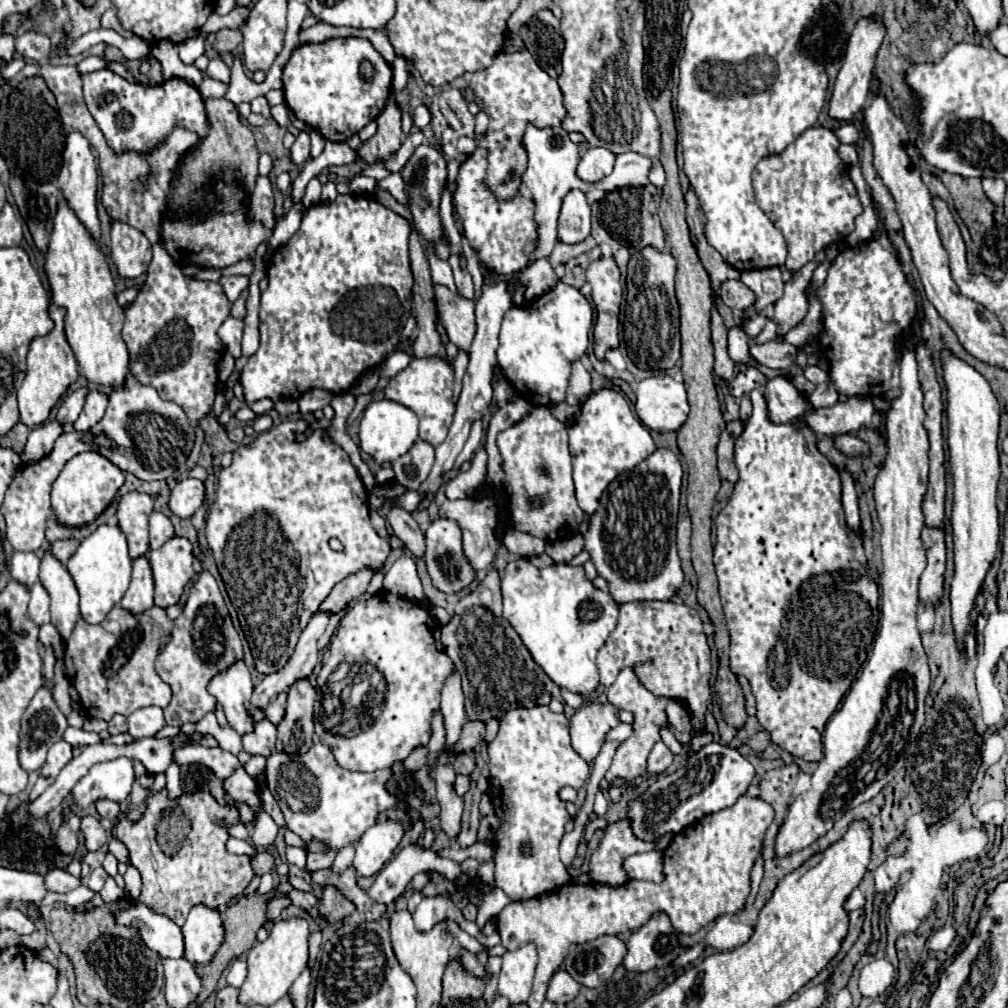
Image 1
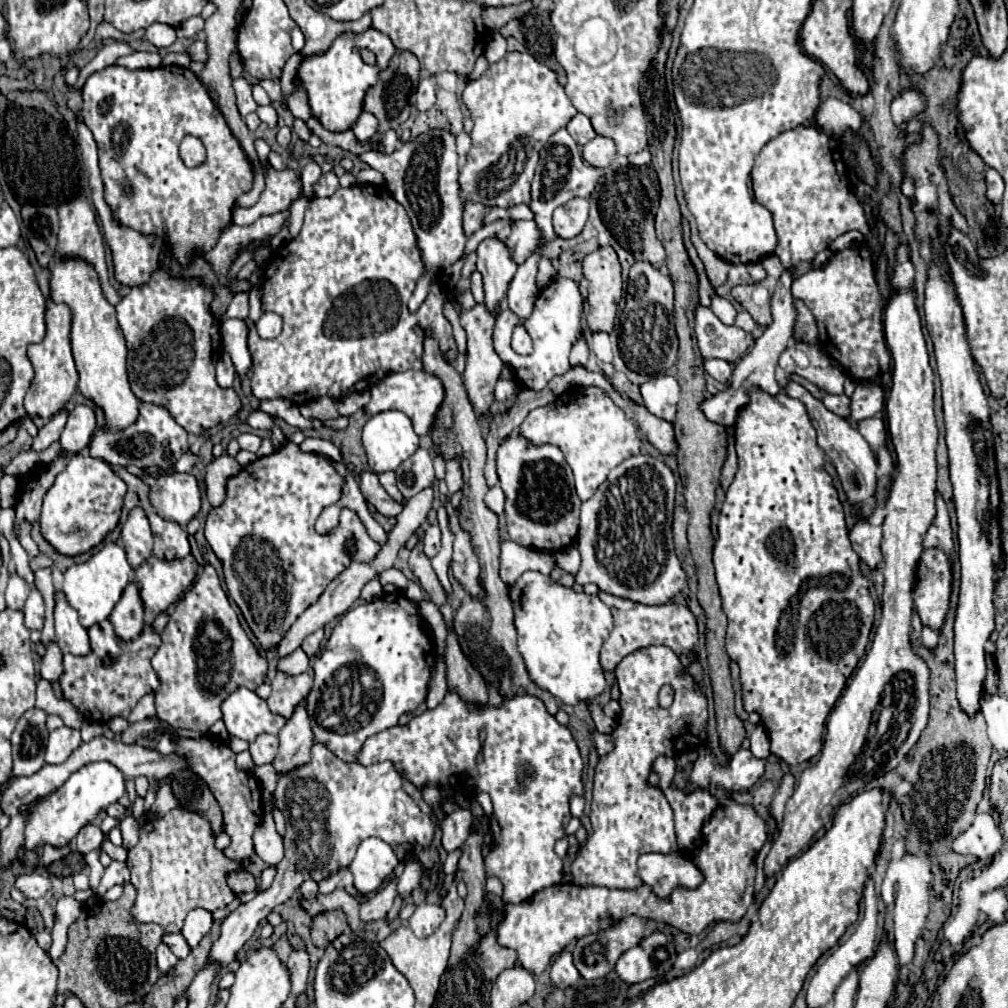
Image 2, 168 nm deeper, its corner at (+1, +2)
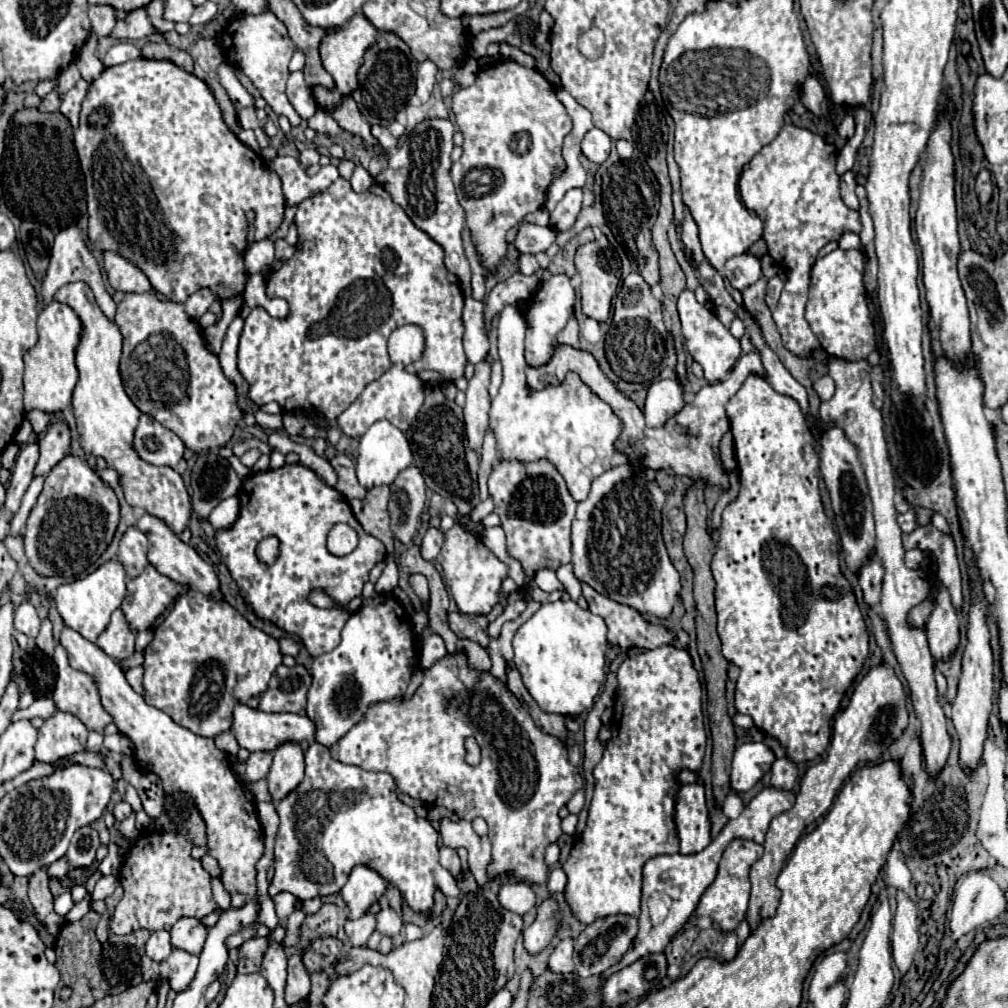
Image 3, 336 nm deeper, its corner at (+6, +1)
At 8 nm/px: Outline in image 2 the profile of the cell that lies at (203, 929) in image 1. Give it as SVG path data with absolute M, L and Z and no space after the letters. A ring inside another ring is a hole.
M194 909L188 913L184 927L182 927L182 935L188 941L188 945L194 949L204 935L210 933L212 927L212 913L206 909Z

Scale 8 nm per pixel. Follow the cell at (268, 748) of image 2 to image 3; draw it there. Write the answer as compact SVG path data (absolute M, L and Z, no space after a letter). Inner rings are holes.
M253 752L247 760L247 780L257 782L267 776L273 756L269 752Z

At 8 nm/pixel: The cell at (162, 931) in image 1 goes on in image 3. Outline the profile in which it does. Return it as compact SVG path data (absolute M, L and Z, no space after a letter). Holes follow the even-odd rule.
M173 950L167 958L169 964L169 982L171 988L175 992L183 992L191 986L197 966L199 966L199 958L193 954L185 954L185 950Z

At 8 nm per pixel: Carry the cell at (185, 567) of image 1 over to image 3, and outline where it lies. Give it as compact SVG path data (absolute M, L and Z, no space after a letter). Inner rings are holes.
M147 564L147 568L135 580L127 580L127 596L121 604L121 612L131 632L151 628L155 618L165 612L179 592L181 584L157 572L151 564Z

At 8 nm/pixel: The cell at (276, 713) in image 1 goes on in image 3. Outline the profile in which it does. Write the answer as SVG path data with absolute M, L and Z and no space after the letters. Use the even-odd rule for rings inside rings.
M279 666L269 680L267 692L259 698L259 710L263 712L305 712L307 692L311 688L311 674L305 666L293 668Z

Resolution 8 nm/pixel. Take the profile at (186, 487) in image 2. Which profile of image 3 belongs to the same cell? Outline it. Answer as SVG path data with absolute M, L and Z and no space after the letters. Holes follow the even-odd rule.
M73 282L63 286L55 294L57 302L71 306L83 322L83 336L77 346L77 370L79 382L73 392L73 410L77 418L77 430L81 448L87 454L105 458L107 466L119 474L119 486L127 504L143 508L147 514L163 520L177 536L187 528L191 516L191 500L183 478L169 466L153 466L141 460L133 448L133 432L141 412L125 394L119 376L121 358L121 332L115 322L105 318L97 306L93 292L85 282Z

